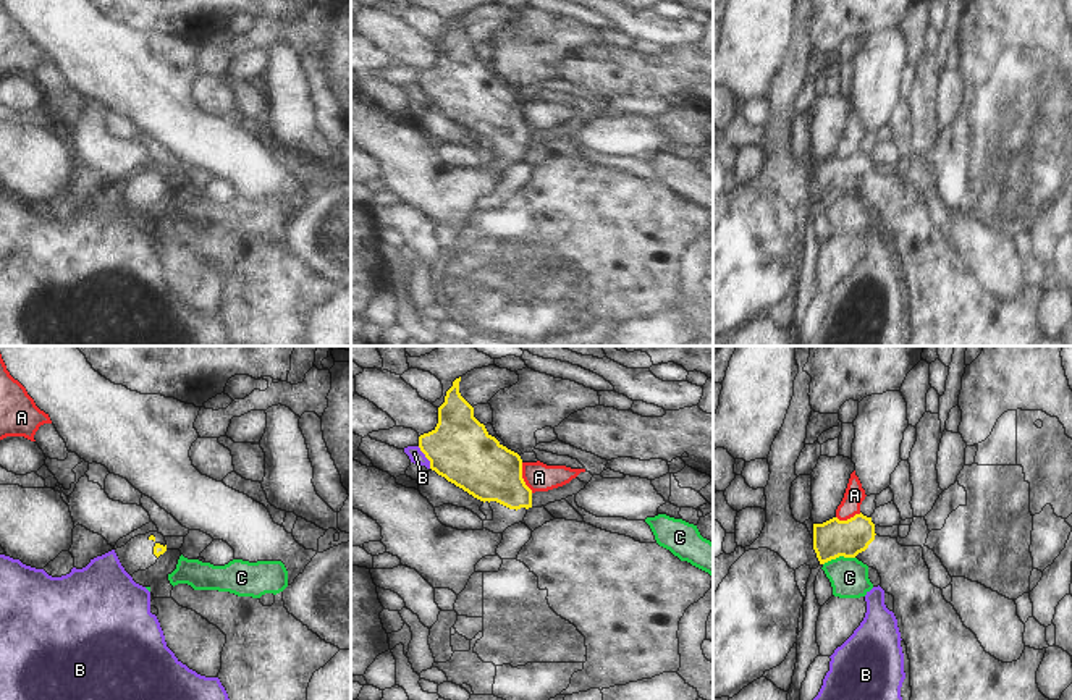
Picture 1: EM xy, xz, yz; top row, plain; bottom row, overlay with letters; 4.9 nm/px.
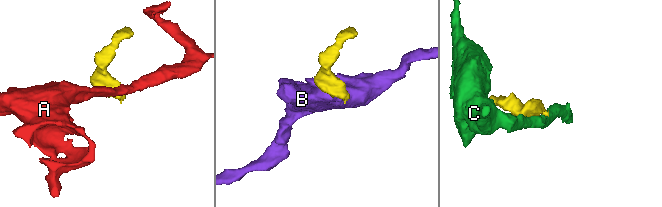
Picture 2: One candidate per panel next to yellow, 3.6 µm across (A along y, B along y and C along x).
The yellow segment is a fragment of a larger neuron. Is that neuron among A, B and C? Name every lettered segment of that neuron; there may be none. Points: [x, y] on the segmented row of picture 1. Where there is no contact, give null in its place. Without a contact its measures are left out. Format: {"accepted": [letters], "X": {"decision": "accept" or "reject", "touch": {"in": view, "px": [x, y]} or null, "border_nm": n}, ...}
{"accepted": [], "A": {"decision": "reject", "touch": {"in": "xz", "px": [521, 477]}, "border_nm": 160}, "B": {"decision": "reject", "touch": {"in": "xz", "px": [426, 456]}, "border_nm": 130}, "C": {"decision": "reject", "touch": {"in": "yz", "px": [838, 556]}, "border_nm": 170}}

